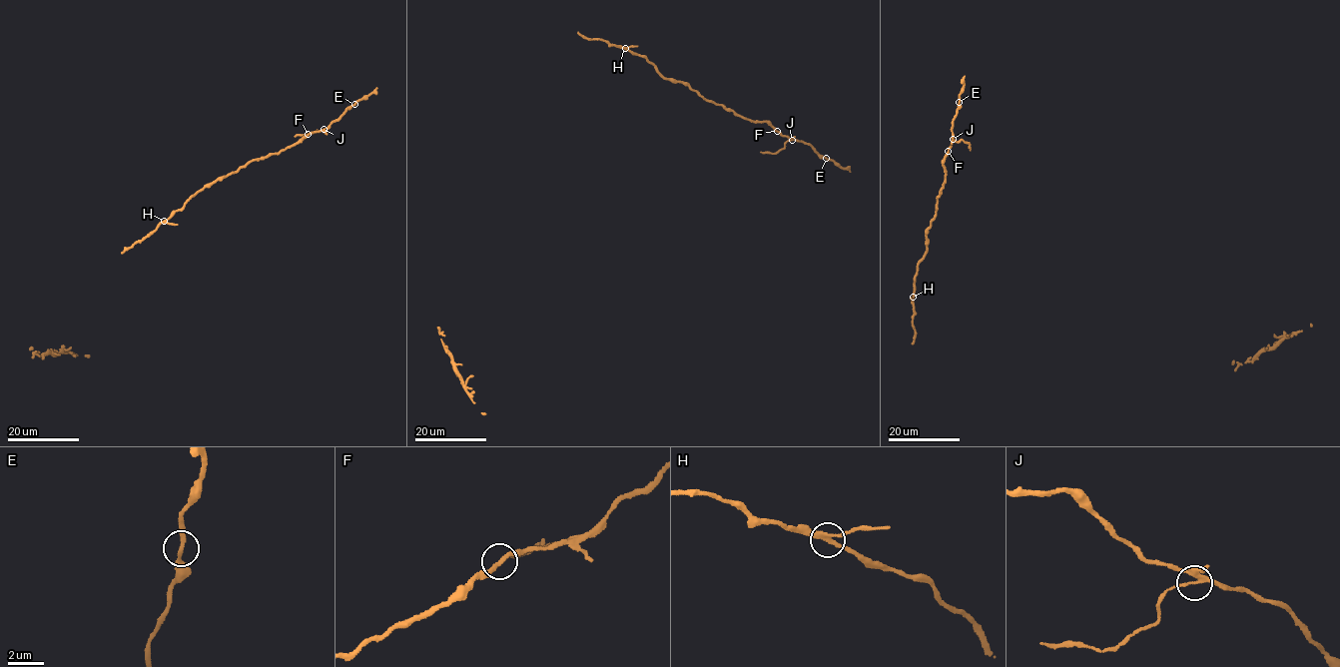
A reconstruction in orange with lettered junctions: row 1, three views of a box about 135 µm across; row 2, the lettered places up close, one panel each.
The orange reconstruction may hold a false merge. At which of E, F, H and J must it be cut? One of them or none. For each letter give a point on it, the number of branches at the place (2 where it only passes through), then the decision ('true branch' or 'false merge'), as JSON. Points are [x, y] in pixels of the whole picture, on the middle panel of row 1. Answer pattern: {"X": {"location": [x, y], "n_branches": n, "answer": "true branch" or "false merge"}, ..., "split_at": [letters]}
{"E": {"location": [826, 158], "n_branches": 2, "answer": "true branch"}, "F": {"location": [777, 131], "n_branches": 2, "answer": "true branch"}, "H": {"location": [625, 48], "n_branches": 3, "answer": "true branch"}, "J": {"location": [792, 140], "n_branches": 4, "answer": "false merge"}, "split_at": ["J"]}

